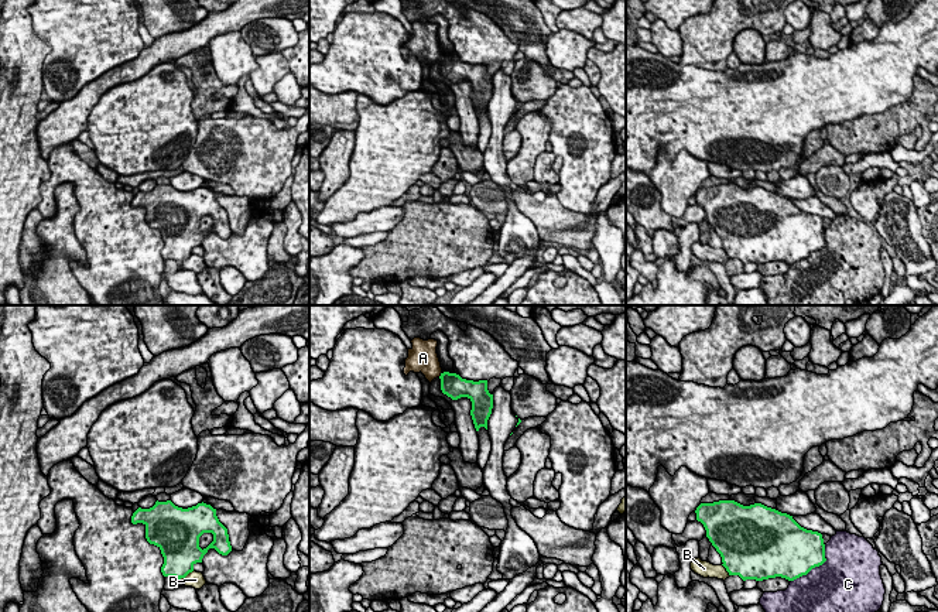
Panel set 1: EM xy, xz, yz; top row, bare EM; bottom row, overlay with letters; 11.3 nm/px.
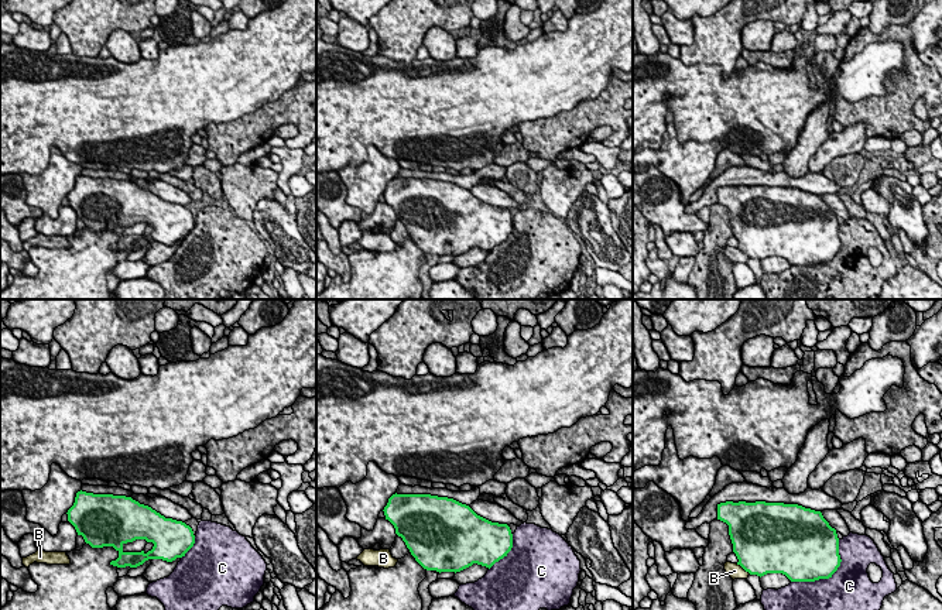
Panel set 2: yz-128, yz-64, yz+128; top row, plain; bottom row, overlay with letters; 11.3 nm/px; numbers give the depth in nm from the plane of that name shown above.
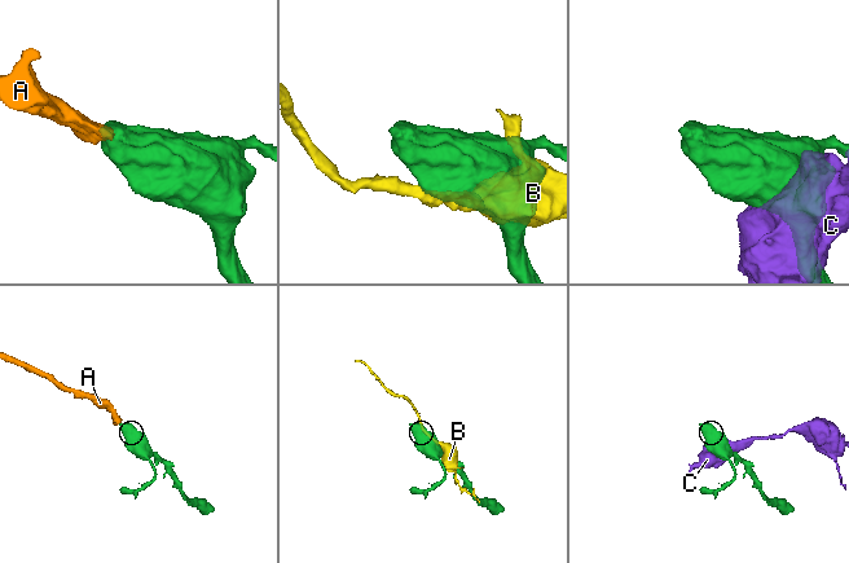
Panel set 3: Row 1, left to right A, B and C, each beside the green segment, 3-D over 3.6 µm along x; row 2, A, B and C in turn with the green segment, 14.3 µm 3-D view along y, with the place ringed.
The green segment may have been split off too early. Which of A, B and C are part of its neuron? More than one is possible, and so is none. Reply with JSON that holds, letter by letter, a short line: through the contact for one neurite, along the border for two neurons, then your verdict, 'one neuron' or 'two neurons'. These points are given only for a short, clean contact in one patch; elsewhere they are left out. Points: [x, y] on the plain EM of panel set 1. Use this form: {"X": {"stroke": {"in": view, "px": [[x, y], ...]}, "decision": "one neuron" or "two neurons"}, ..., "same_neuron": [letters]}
{"A": {"stroke": {"in": "xz", "px": [[452, 68], [441, 58], [425, 43]]}, "decision": "one neuron"}, "B": {"decision": "two neurons"}, "C": {"decision": "two neurons"}, "same_neuron": ["A"]}

